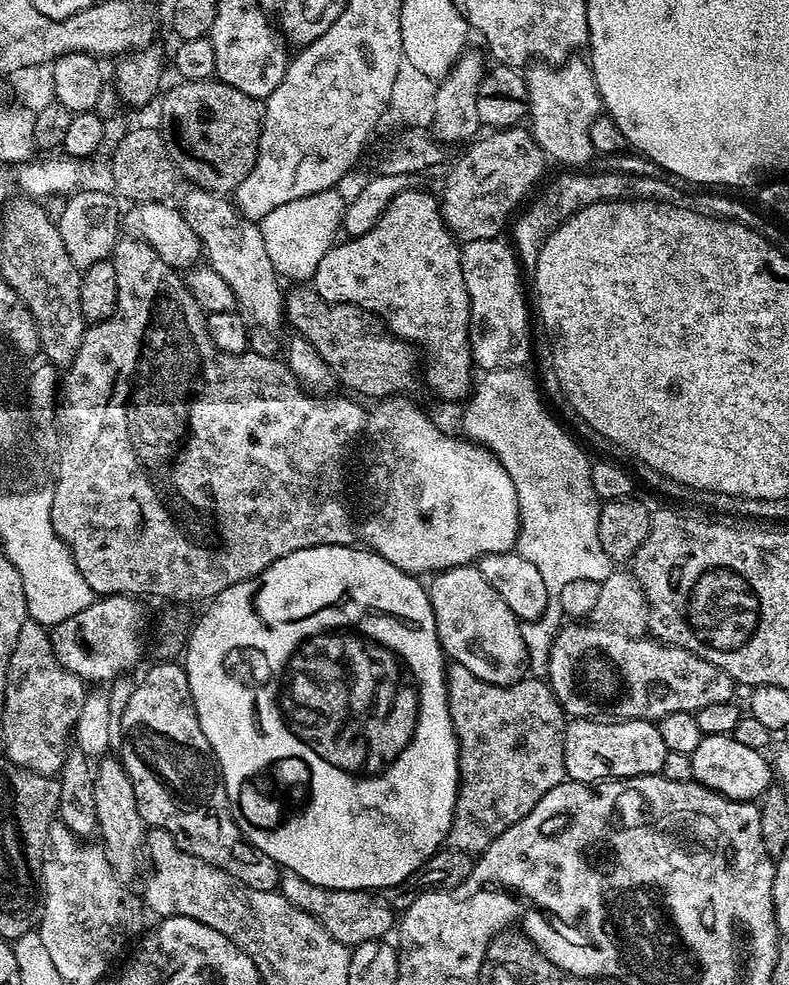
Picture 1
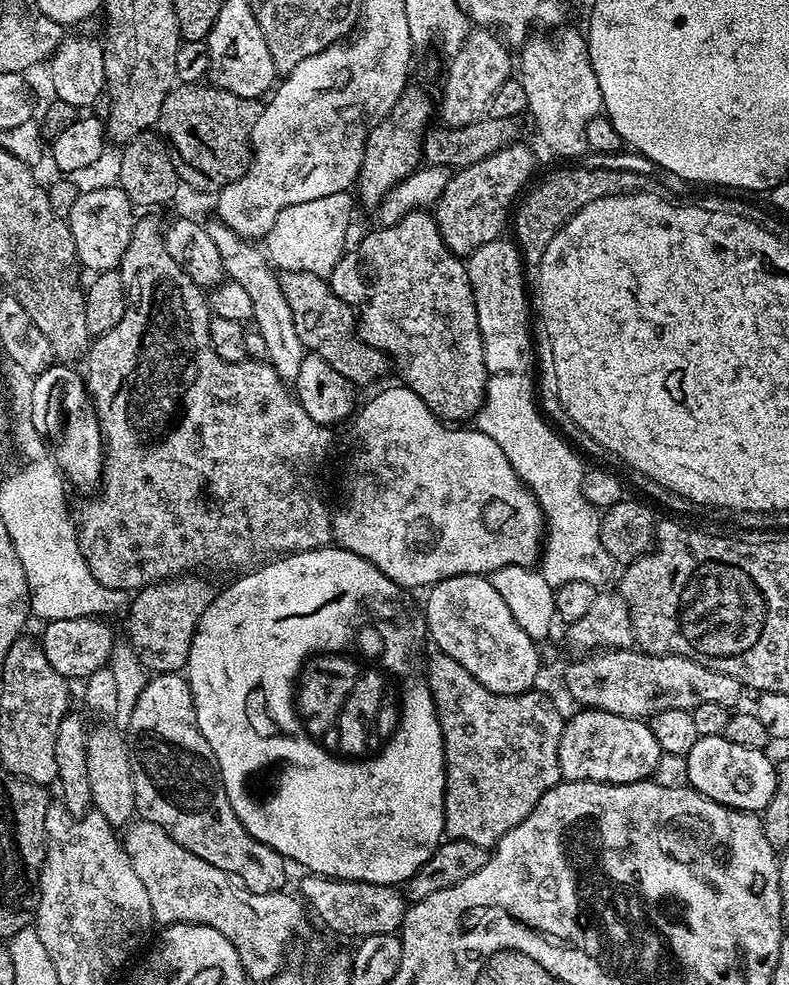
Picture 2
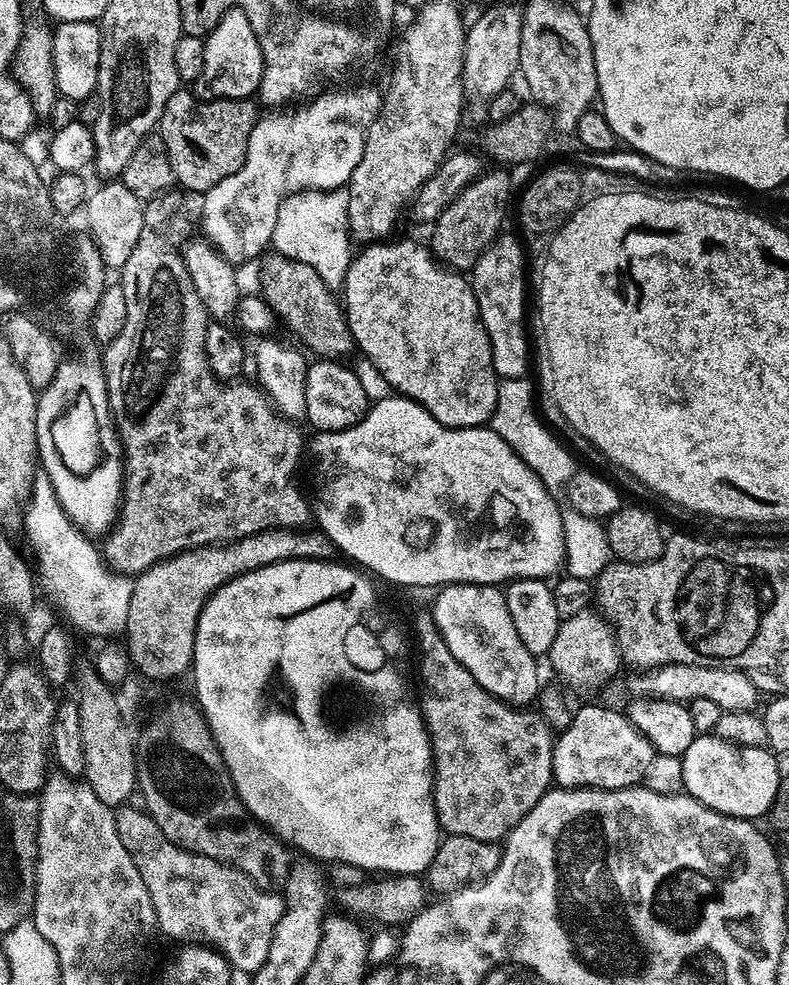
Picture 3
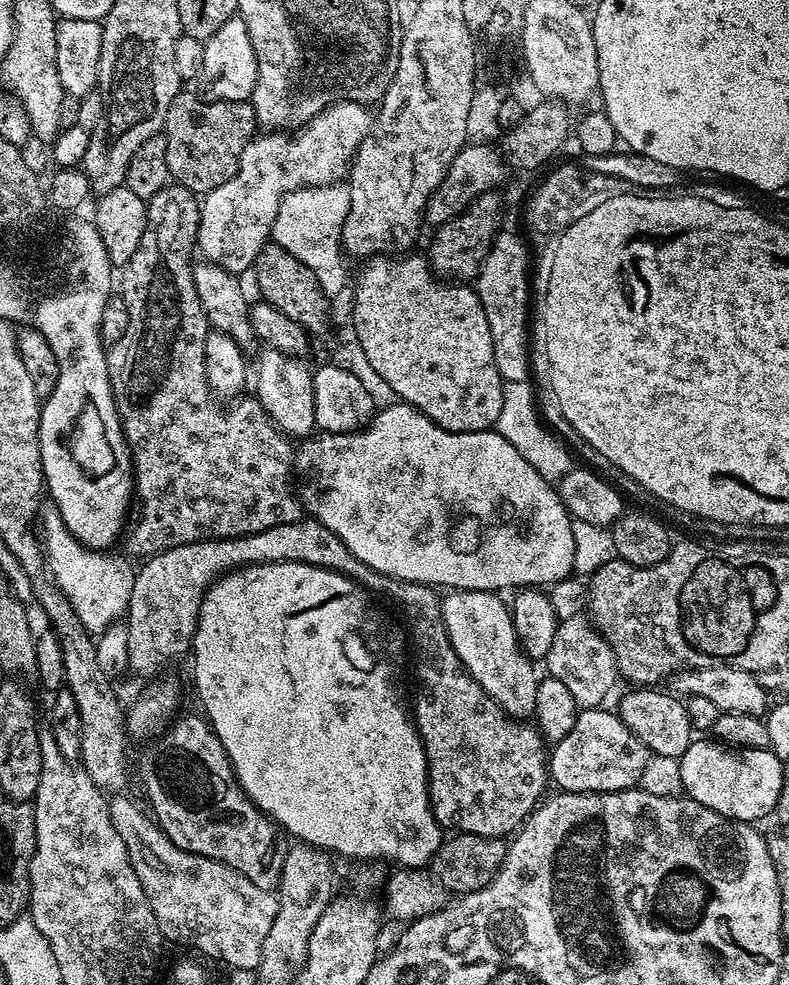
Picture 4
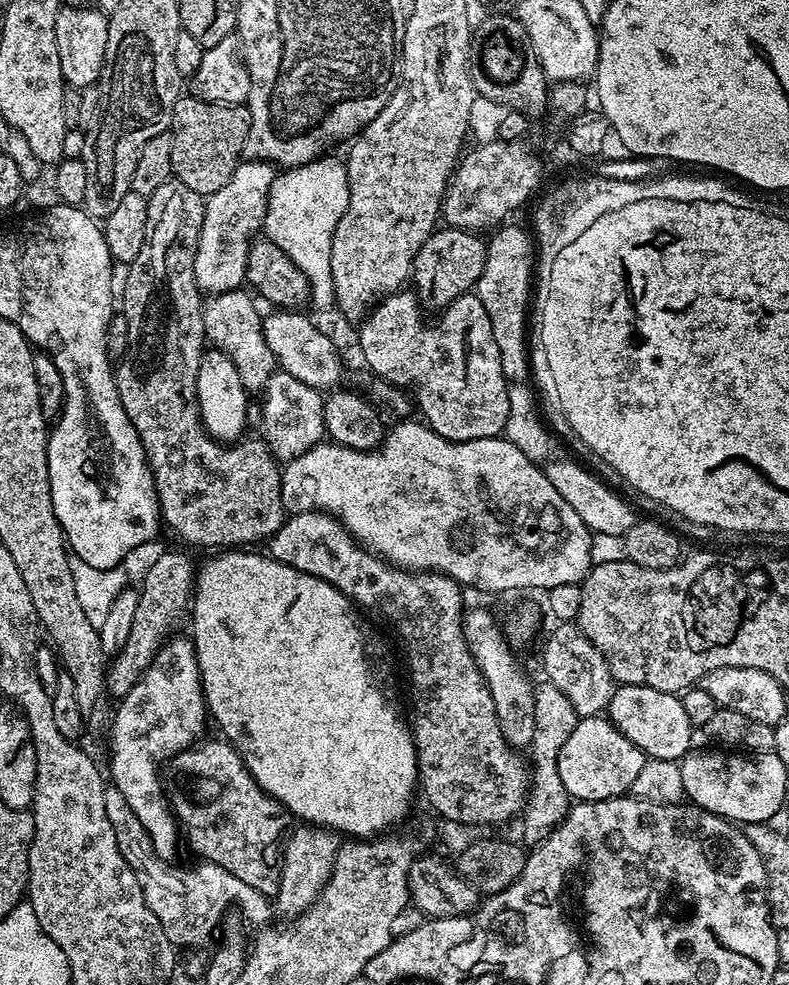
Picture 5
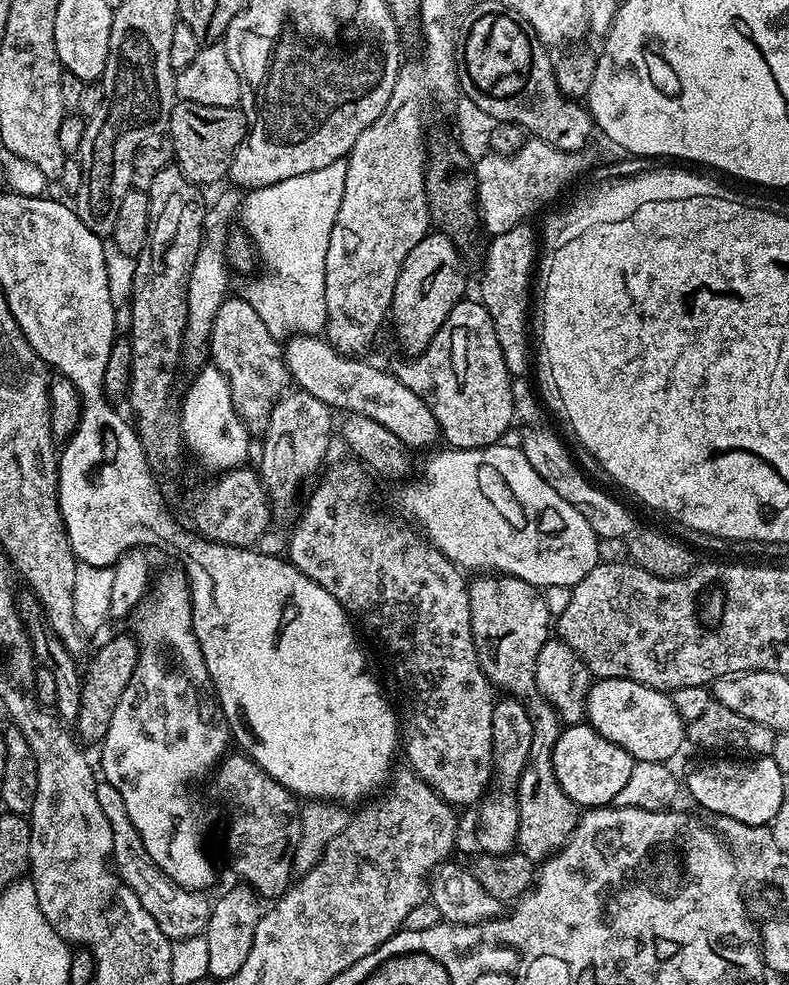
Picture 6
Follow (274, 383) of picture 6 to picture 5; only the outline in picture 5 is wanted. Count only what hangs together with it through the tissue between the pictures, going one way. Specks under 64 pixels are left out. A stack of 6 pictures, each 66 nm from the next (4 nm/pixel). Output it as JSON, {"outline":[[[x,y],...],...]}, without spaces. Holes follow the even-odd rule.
{"outline":[[[244,290],[218,292],[203,301],[207,343],[228,355],[230,362],[234,362],[234,370],[238,370],[242,378],[242,386],[252,394],[263,390],[268,380],[278,371],[274,354],[270,354],[270,346],[266,346],[262,312],[256,309],[255,303],[257,301]]]}

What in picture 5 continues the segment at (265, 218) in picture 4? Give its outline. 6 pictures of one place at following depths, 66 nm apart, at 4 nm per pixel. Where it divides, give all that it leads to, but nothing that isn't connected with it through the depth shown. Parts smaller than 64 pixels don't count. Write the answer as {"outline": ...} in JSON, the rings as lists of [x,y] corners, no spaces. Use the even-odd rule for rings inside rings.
{"outline":[[[245,159],[234,170],[230,182],[226,182],[226,186],[222,186],[222,190],[207,197],[204,206],[202,234],[198,238],[198,254],[194,258],[194,278],[197,286],[205,293],[230,292],[239,289],[245,283],[248,250],[254,237],[261,231],[264,211],[268,205],[268,191],[277,175],[277,169],[271,164],[263,160]]]}

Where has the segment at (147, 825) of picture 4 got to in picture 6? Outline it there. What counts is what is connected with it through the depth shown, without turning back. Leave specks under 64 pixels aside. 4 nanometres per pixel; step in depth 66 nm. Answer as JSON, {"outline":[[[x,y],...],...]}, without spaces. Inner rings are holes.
{"outline":[[[100,782],[96,785],[98,794],[98,806],[106,814],[106,818],[112,827],[112,860],[114,867],[120,876],[138,894],[142,906],[146,906],[150,918],[158,922],[158,930],[166,934],[168,939],[175,942],[185,940],[191,936],[199,936],[208,925],[208,919],[212,913],[212,905],[209,897],[203,891],[191,892],[171,880],[161,868],[156,865],[154,858],[146,850],[138,830],[134,830],[134,822],[130,822],[130,814],[126,814],[126,805],[122,803],[122,794],[114,790],[107,782]]]}

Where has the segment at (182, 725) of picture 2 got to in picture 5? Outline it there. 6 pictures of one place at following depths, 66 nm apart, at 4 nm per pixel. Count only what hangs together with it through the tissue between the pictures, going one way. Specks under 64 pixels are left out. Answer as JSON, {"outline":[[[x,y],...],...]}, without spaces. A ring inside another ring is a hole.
{"outline":[[[207,740],[197,742],[177,756],[170,757],[162,768],[164,797],[172,809],[172,817],[176,819],[183,843],[190,851],[197,852],[201,861],[222,866],[222,870],[230,870],[230,874],[234,874],[234,878],[241,882],[246,882],[246,886],[254,886],[254,890],[258,890],[263,896],[274,898],[280,885],[277,848],[282,837],[289,831],[290,813],[273,796],[260,789],[258,782],[244,765],[240,753],[227,740]]]}

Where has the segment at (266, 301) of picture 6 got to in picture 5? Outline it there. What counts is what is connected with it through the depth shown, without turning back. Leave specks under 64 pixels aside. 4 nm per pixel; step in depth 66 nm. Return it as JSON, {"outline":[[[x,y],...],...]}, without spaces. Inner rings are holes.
{"outline":[[[321,158],[311,160],[308,164],[303,164],[300,168],[289,168],[281,171],[276,179],[272,181],[268,191],[268,205],[264,211],[264,222],[262,232],[267,239],[278,246],[306,274],[308,286],[311,292],[310,300],[314,305],[324,308],[331,305],[335,299],[334,278],[330,274],[330,246],[332,245],[332,235],[342,218],[346,214],[346,206],[350,202],[350,186],[348,185],[348,166],[343,159],[328,160]]]}

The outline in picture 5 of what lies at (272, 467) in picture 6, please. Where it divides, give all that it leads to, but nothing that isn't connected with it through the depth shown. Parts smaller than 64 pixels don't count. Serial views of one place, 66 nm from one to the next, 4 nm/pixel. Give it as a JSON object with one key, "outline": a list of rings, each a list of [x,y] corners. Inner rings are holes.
{"outline":[[[278,370],[262,390],[264,433],[262,439],[277,461],[287,462],[325,439],[324,396],[321,389],[306,386],[283,370]]]}

